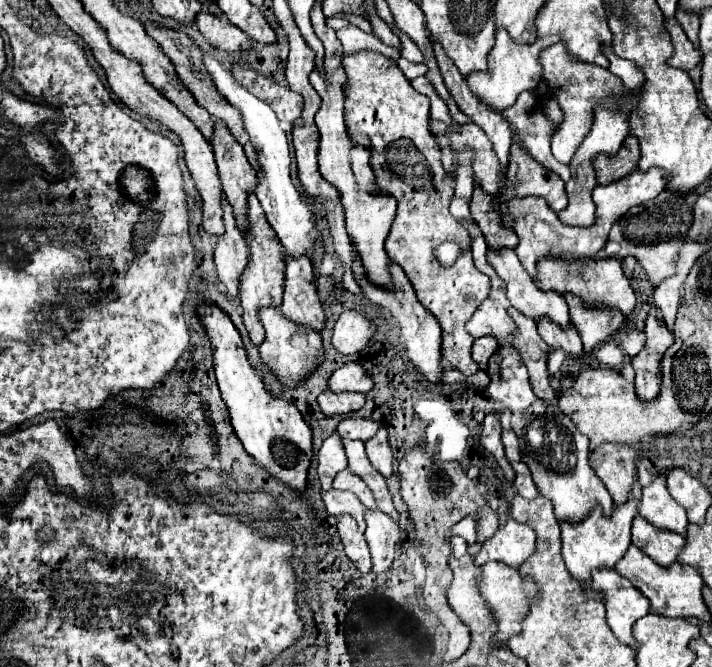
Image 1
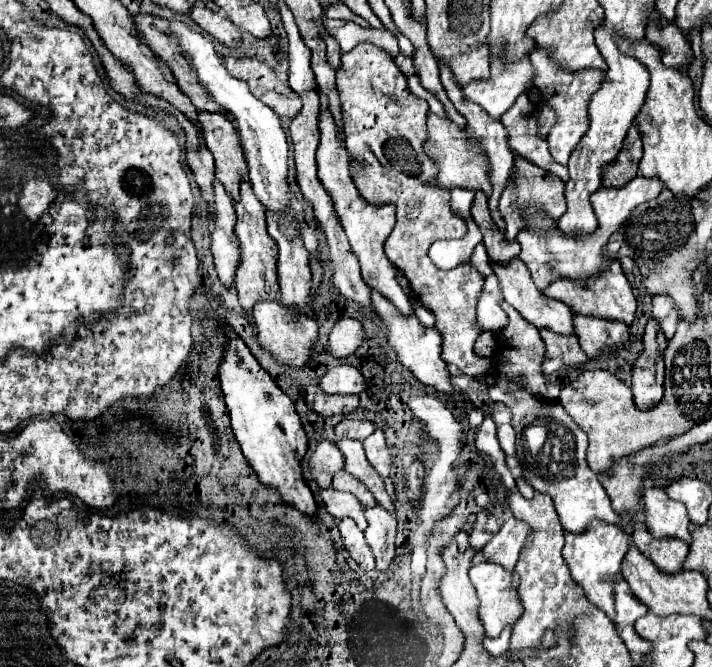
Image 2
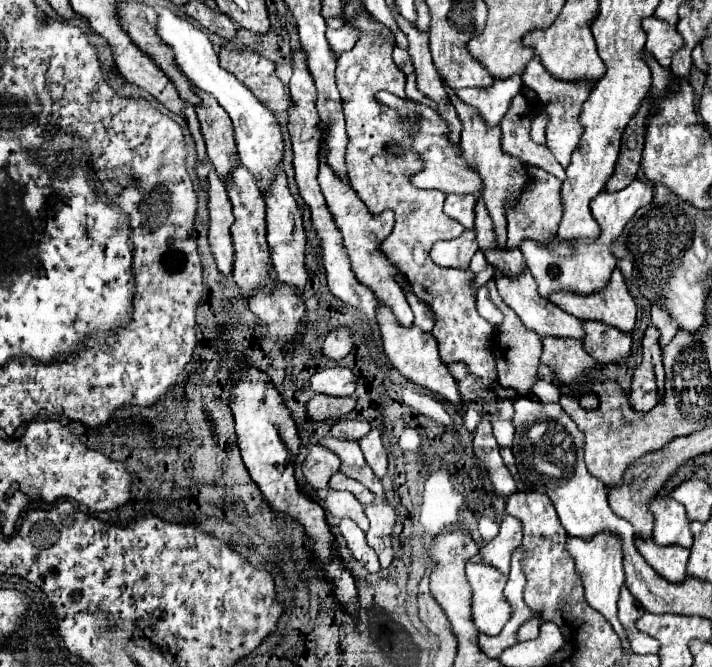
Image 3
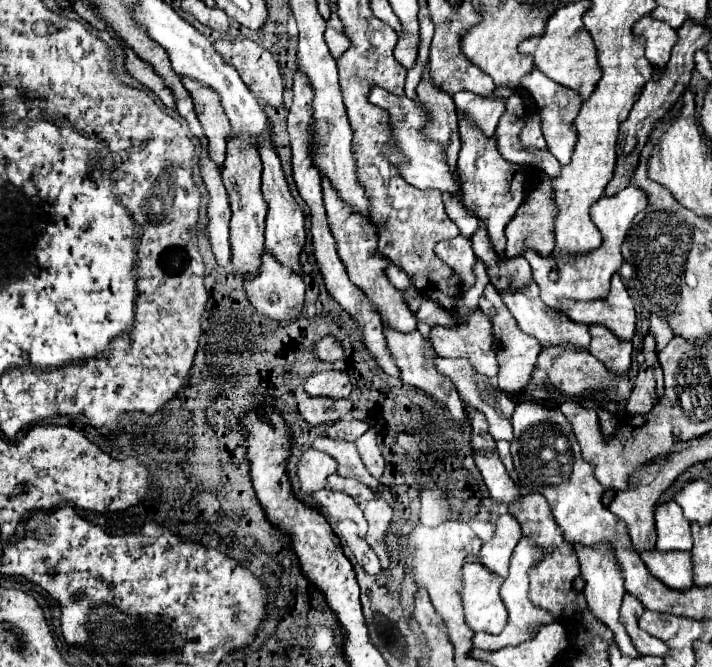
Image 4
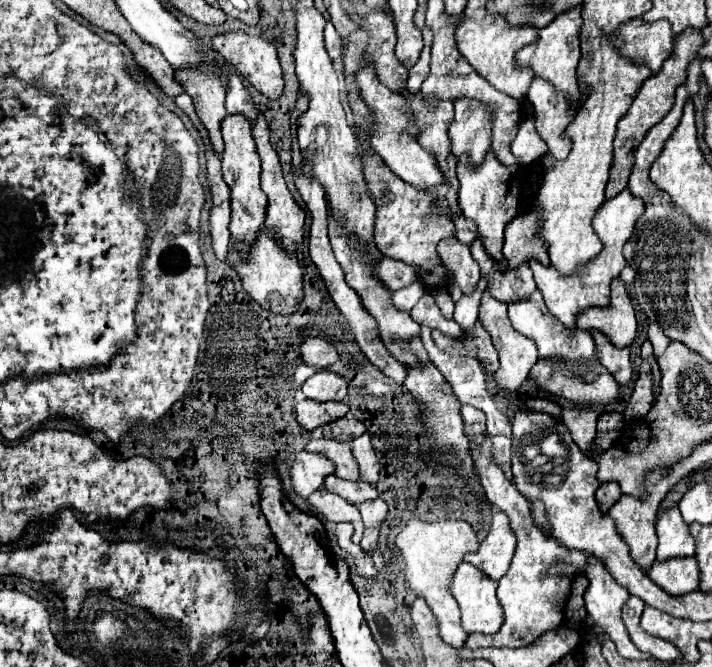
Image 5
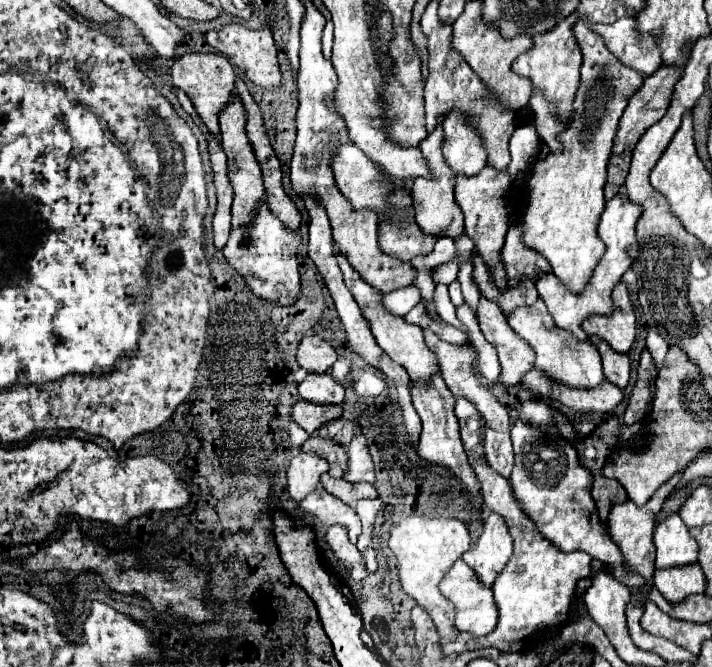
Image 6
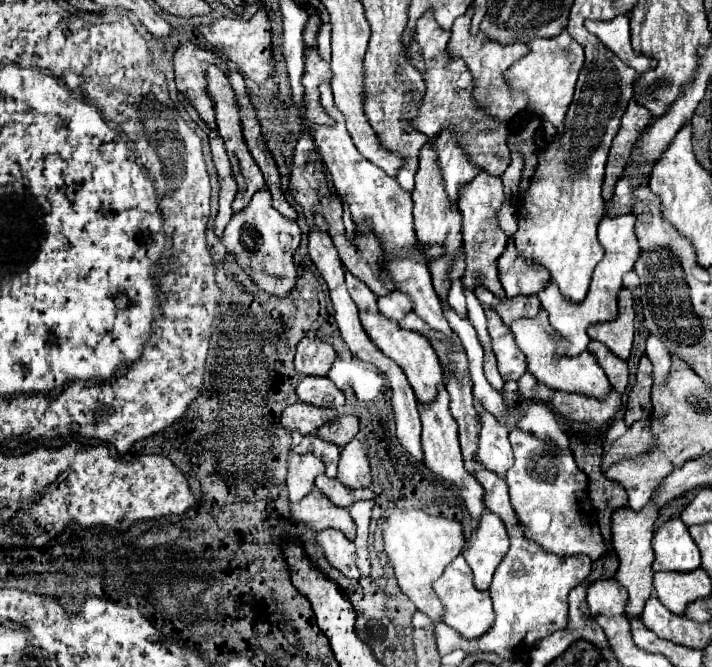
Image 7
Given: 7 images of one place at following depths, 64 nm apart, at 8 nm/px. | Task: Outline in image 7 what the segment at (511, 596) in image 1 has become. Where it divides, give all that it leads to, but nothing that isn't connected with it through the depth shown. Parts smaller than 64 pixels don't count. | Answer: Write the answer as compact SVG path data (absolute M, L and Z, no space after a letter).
M458 556L454 562L450 562L450 566L444 570L444 574L436 580L434 584L436 594L440 596L446 612L444 612L444 622L458 630L464 638L478 638L482 634L488 632L488 628L492 628L494 624L494 610L492 610L492 598L488 590L476 590L474 586L474 578L472 578L472 570L468 568L466 560L462 556Z

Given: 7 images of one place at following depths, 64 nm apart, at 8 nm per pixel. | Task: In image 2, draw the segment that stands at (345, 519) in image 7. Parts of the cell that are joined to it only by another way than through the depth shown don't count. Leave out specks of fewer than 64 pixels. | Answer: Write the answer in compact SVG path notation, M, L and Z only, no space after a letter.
M334 488L320 490L320 496L324 500L324 508L334 516L334 518L344 518L350 516L360 530L366 530L366 518L364 518L364 506L356 500L354 494L348 492L338 492Z

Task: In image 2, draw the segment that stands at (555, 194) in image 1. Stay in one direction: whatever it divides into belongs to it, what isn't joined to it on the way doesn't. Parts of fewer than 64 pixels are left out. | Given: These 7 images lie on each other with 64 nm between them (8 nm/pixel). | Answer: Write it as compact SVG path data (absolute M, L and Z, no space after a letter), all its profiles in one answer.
M516 156L514 158L516 164L514 164L514 172L502 192L502 198L500 198L500 214L502 214L502 220L506 224L506 238L508 240L514 240L520 232L520 228L524 226L524 218L522 218L522 210L520 206L524 204L530 204L530 202L540 202L544 212L548 216L552 216L554 220L558 220L560 214L566 212L566 200L564 200L564 182L556 176L556 174L550 174L542 168L538 168L536 164L532 164L530 160L522 158L522 156Z

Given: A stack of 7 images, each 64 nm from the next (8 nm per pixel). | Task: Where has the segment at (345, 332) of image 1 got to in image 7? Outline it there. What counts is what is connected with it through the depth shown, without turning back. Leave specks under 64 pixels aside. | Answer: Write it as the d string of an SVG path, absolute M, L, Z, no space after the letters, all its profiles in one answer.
M302 338L296 350L294 366L298 374L304 376L326 376L332 368L336 352L332 344L320 338Z

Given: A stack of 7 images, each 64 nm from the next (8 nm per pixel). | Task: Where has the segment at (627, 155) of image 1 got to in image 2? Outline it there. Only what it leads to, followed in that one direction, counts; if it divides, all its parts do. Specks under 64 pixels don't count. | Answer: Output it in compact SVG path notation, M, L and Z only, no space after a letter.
M632 126L626 134L624 146L620 150L620 154L616 156L616 160L612 160L604 172L602 172L602 186L606 188L616 188L626 184L628 180L632 180L638 172L638 162L642 158L642 138L636 126Z

